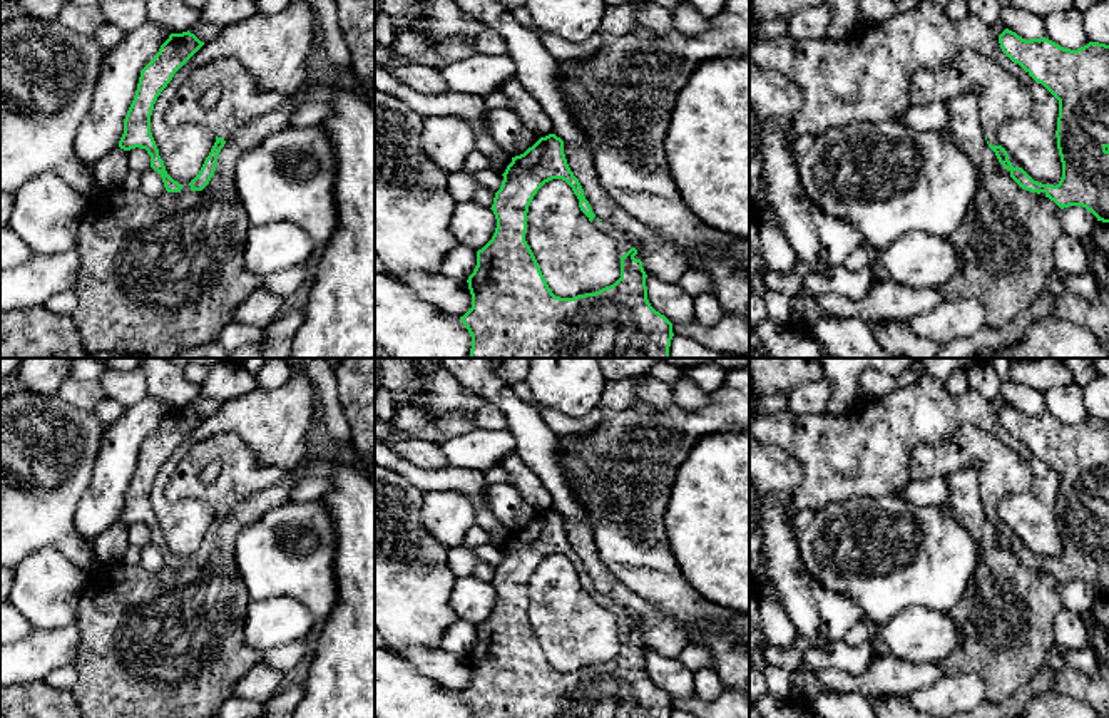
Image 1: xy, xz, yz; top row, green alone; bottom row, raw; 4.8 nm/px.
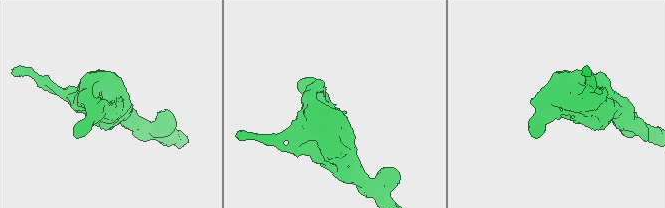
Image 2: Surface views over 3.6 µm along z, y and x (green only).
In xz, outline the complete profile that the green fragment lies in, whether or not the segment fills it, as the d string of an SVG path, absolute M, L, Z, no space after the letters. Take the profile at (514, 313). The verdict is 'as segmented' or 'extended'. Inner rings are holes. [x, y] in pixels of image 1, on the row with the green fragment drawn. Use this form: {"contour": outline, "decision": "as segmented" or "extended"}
{"contour": "M555 134L540 137L524 154L512 157L502 176L490 208L497 228L492 239L477 251L477 266L467 280L472 308L460 316L472 336L470 358L669 358L672 323L647 300L647 274L642 261L634 258L636 243L592 213L579 179L567 164L564 141ZM552 179L565 181L589 221L616 239L621 278L614 285L574 298L555 296L549 288L525 241L525 231L534 196Z", "decision": "extended"}

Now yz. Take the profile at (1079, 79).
{"contour": "M1009 28L999 35L999 44L1059 100L1055 137L1062 177L1057 186L1037 182L1014 167L997 142L1000 126L1029 115L1034 99L1025 84L989 57L960 49L953 62L917 70L910 79L910 104L975 94L985 141L1022 189L1044 192L1060 209L1082 206L1097 221L1109 223L1109 45L1089 42L1071 50L1045 37L1025 40Z", "decision": "extended"}

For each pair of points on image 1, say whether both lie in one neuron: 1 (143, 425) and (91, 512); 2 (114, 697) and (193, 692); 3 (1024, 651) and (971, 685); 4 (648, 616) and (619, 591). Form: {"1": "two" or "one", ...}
{"1": "one", "2": "one", "3": "two", "4": "one"}

